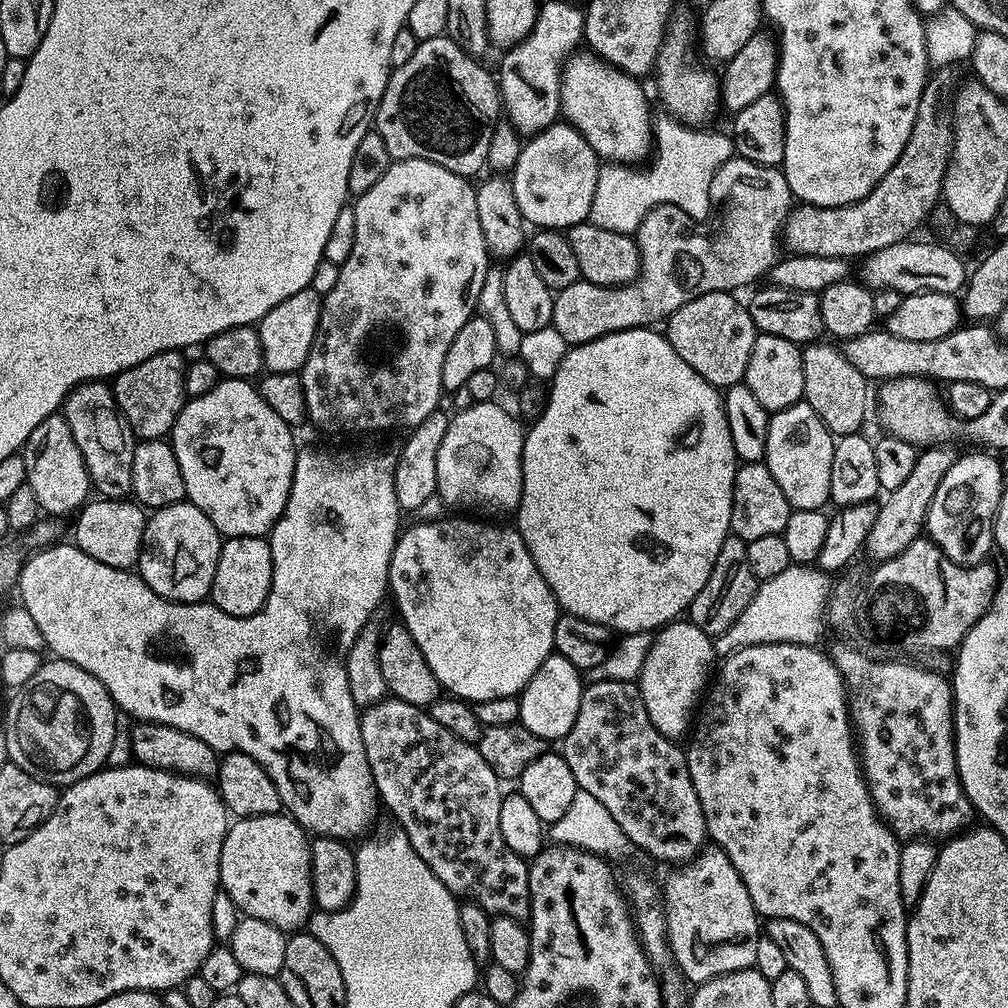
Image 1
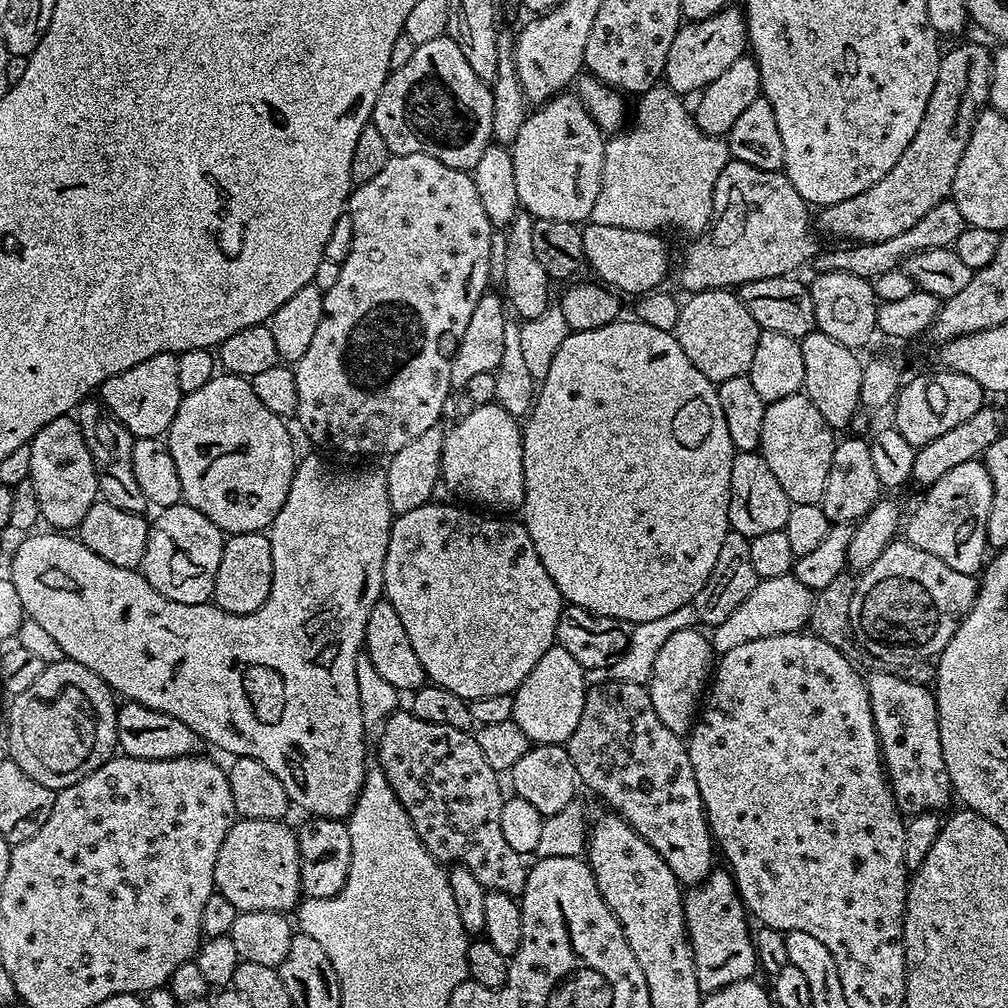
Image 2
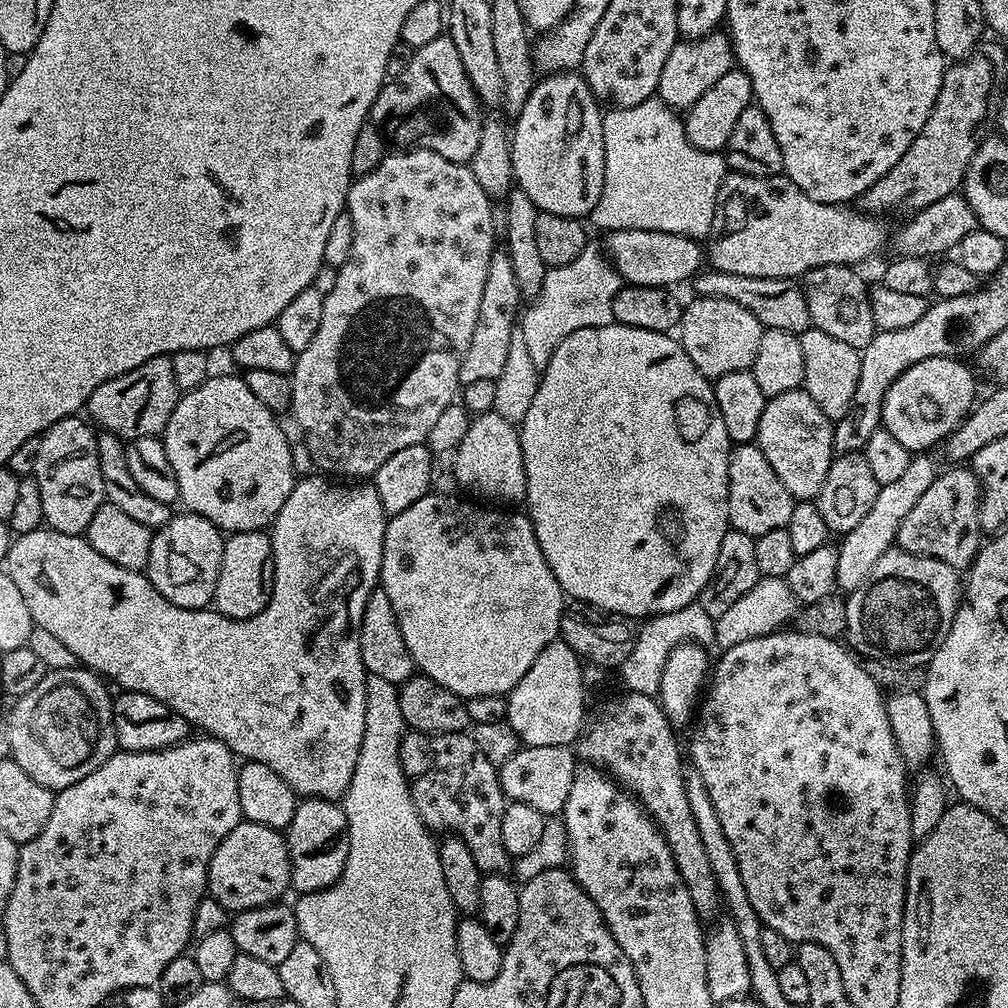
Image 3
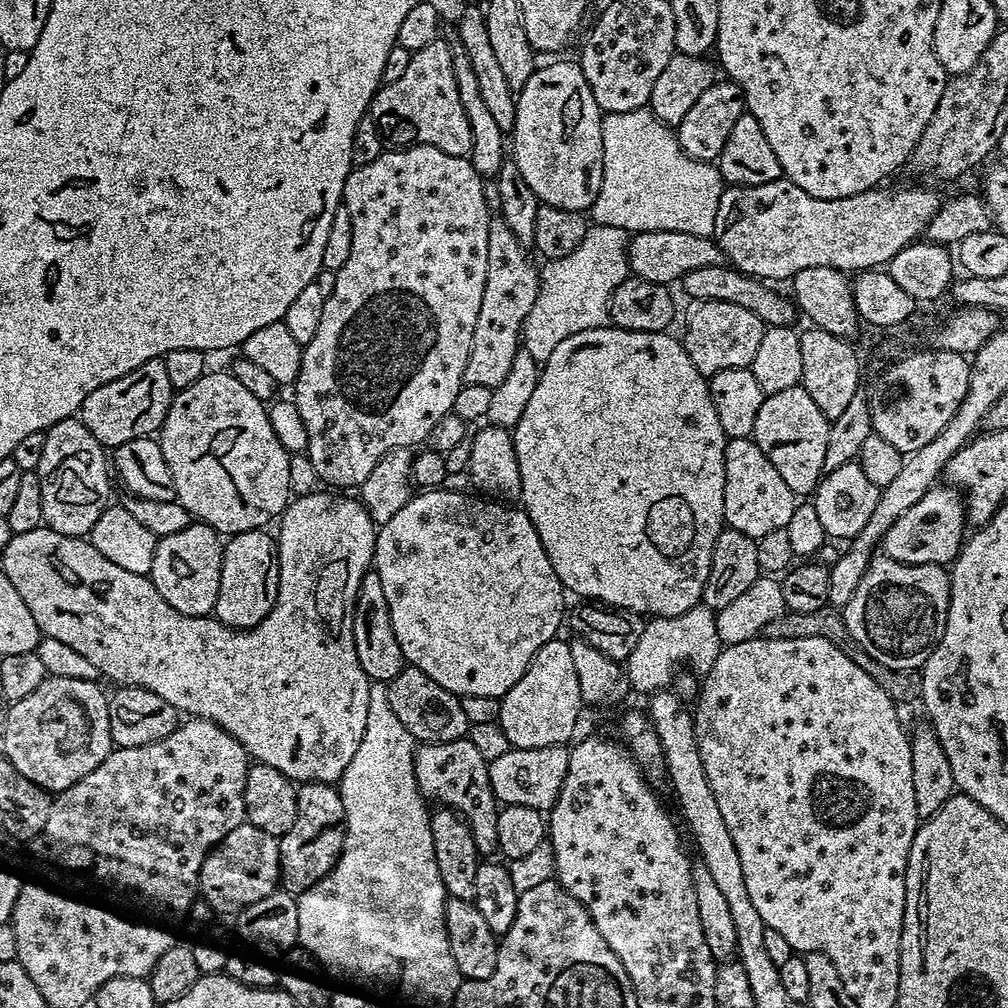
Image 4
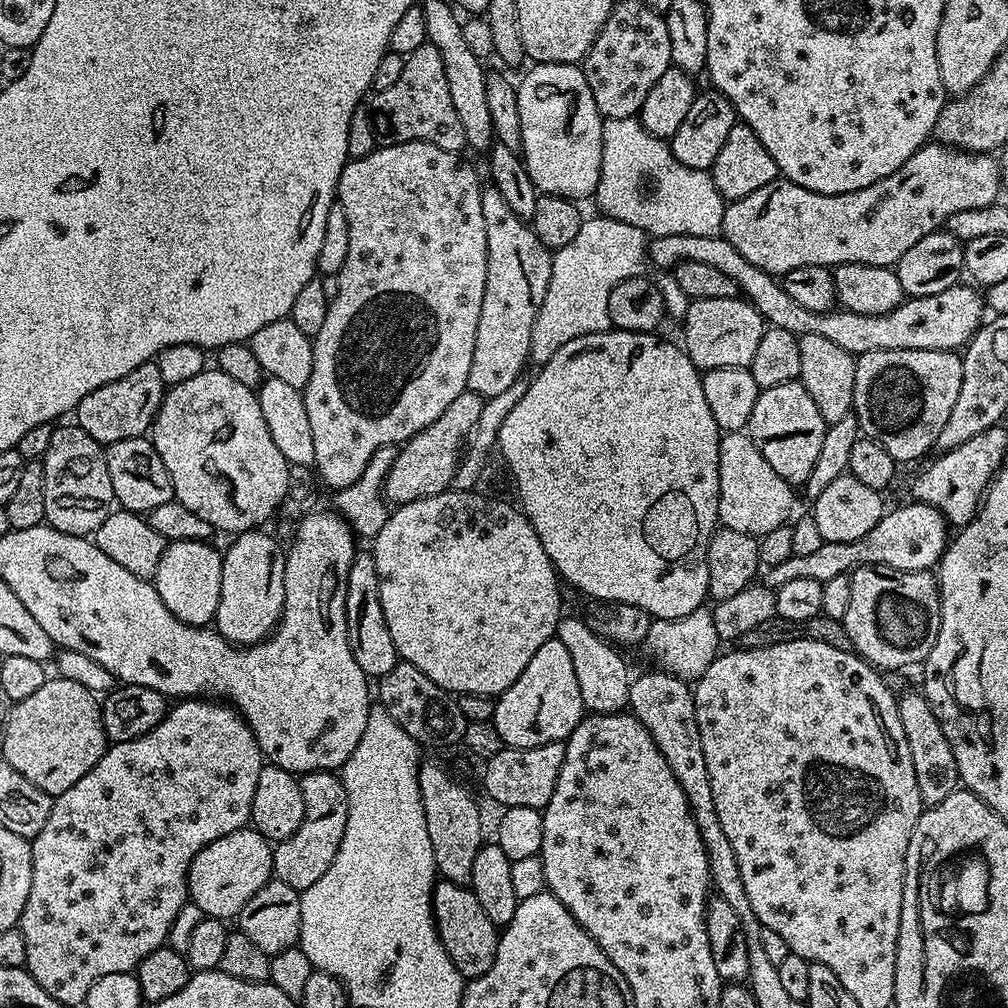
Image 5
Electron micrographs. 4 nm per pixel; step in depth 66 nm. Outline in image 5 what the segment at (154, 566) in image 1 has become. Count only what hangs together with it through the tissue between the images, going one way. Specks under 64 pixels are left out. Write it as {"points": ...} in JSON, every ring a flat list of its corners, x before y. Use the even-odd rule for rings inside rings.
{"points":[[174,540,164,545,162,562,158,562,158,570,154,583,162,602,166,602,166,610,174,614,183,624,192,624,196,628,211,625,216,619,218,598,222,594,222,562,221,549,211,548,207,540]]}

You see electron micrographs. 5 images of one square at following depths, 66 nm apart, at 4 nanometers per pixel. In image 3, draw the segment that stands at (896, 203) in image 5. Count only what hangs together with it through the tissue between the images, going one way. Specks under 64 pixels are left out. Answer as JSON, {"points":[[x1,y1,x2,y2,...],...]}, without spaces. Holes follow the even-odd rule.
{"points":[[729,171,724,178,724,185,718,190,712,234,706,244,706,260,708,264,712,263,709,265,718,272,775,280,800,278,805,272,818,266,860,266,863,260,870,259,883,244,885,247,889,243,890,232,889,229,884,229,884,224,881,217,869,216,859,207,818,202,807,196,793,180,783,174,751,176]]}

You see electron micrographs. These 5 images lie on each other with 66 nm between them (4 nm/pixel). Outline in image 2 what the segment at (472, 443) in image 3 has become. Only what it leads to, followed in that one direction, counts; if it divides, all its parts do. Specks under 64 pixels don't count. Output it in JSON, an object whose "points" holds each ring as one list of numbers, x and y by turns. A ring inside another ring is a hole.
{"points":[[497,402,475,405,470,410,445,435,440,455,441,481,463,503,494,512,517,511,525,498,521,423]]}

